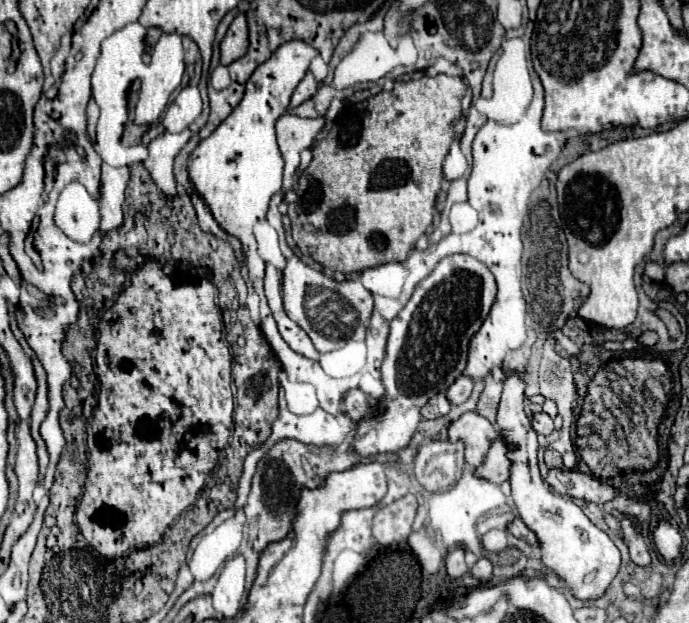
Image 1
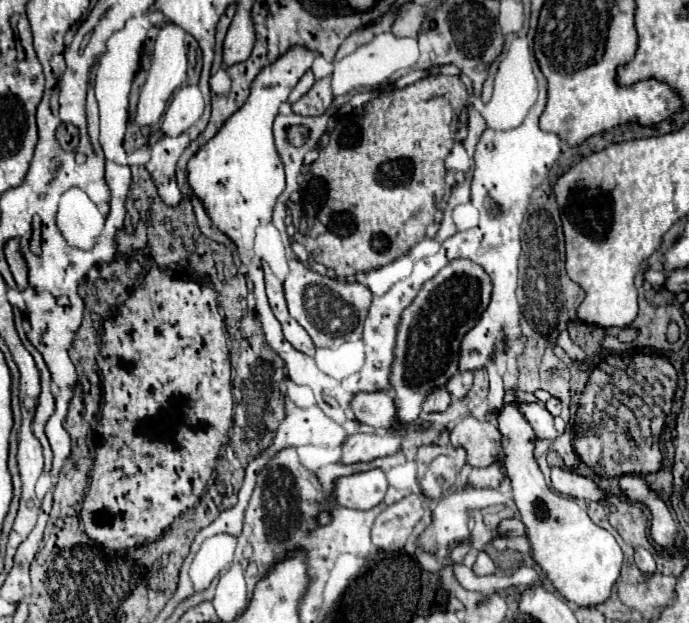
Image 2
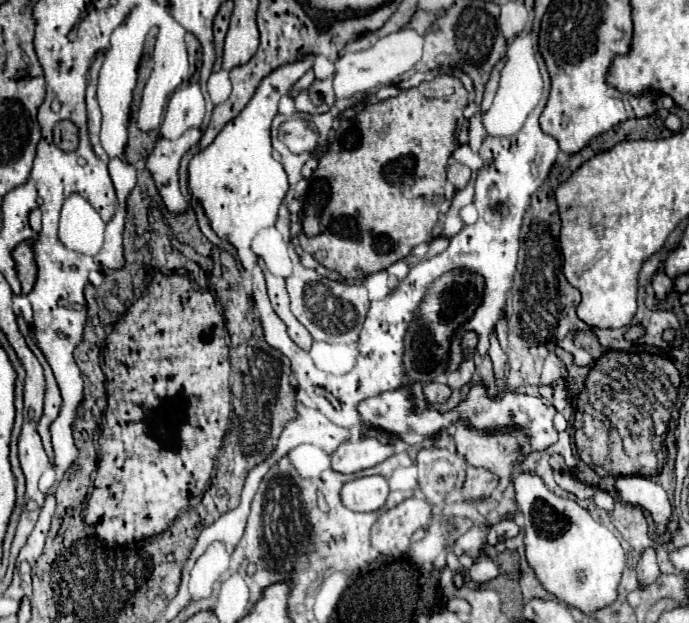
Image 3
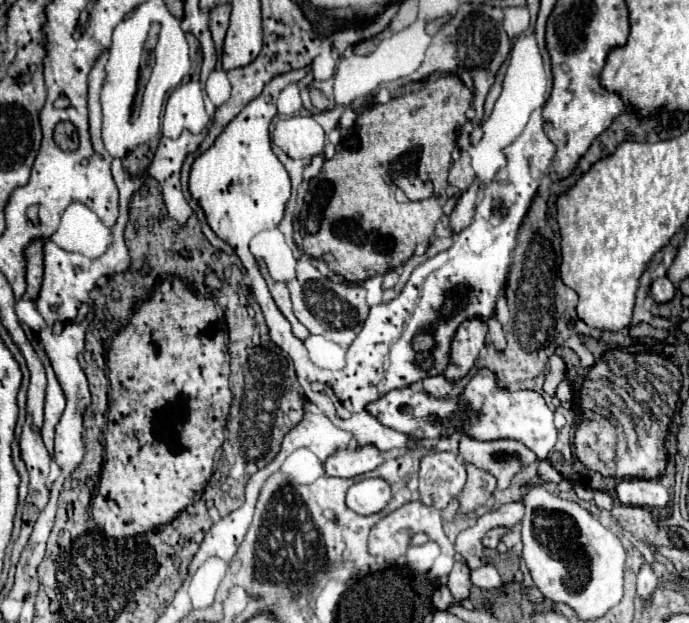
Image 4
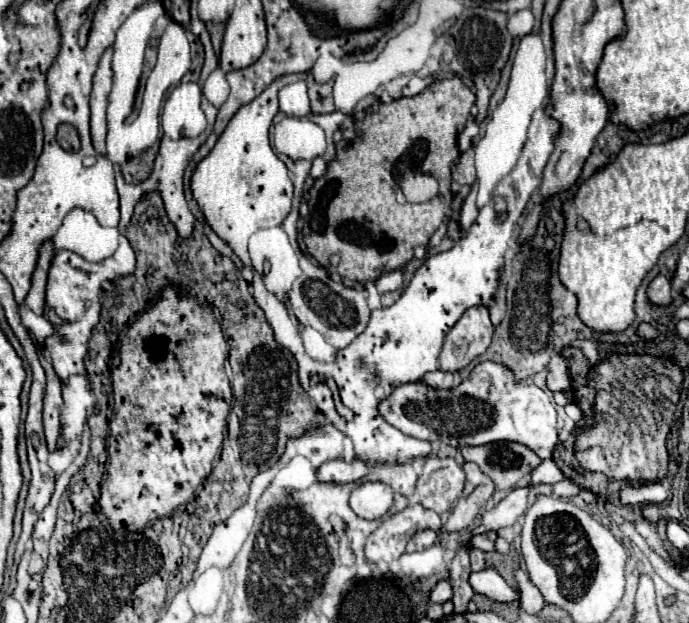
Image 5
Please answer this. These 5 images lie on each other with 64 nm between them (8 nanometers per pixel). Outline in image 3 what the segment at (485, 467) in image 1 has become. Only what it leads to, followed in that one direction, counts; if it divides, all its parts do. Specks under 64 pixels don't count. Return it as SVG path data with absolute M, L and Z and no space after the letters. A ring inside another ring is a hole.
M474 466L466 468L466 482L462 488L462 498L464 502L478 502L482 498L488 498L494 488L498 486L498 476L492 474L490 470L480 470Z

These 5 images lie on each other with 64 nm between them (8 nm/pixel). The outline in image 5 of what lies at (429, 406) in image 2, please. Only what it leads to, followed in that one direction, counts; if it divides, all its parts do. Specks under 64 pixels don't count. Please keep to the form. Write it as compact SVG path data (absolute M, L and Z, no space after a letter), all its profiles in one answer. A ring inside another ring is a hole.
M434 370L424 376L424 382L430 384L432 388L452 388L454 386L454 374L444 372L444 370Z

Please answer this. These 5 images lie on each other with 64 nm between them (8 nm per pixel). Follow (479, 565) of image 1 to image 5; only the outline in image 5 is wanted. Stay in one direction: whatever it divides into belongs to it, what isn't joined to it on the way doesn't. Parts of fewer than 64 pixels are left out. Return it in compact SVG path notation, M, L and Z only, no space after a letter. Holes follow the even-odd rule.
M488 568L488 570L480 570L480 572L472 572L470 578L468 578L470 586L474 588L474 592L478 594L484 594L496 602L514 602L514 600L520 600L520 592L510 588L504 578Z

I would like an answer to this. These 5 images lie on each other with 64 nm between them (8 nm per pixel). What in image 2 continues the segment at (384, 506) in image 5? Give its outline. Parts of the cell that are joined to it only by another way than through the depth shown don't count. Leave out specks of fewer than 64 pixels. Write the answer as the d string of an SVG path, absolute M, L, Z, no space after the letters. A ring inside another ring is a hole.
M374 468L370 472L360 472L344 476L336 482L336 502L344 508L370 510L384 500L388 482L382 470Z

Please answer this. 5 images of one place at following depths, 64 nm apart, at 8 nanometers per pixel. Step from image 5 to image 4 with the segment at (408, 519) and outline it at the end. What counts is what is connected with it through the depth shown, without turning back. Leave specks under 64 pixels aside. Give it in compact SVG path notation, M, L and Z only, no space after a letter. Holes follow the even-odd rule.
M414 500L414 502L408 502L404 504L402 508L390 512L388 516L384 516L370 532L370 538L368 538L368 552L372 556L382 556L384 560L398 560L402 554L406 554L406 548L410 544L410 538L418 532L426 532L430 536L430 540L436 540L440 546L442 546L442 552L448 554L448 556L454 556L454 546L452 542L448 542L444 530L442 530L442 518L440 518L440 512L436 508L430 508L430 506L424 506L420 500Z

